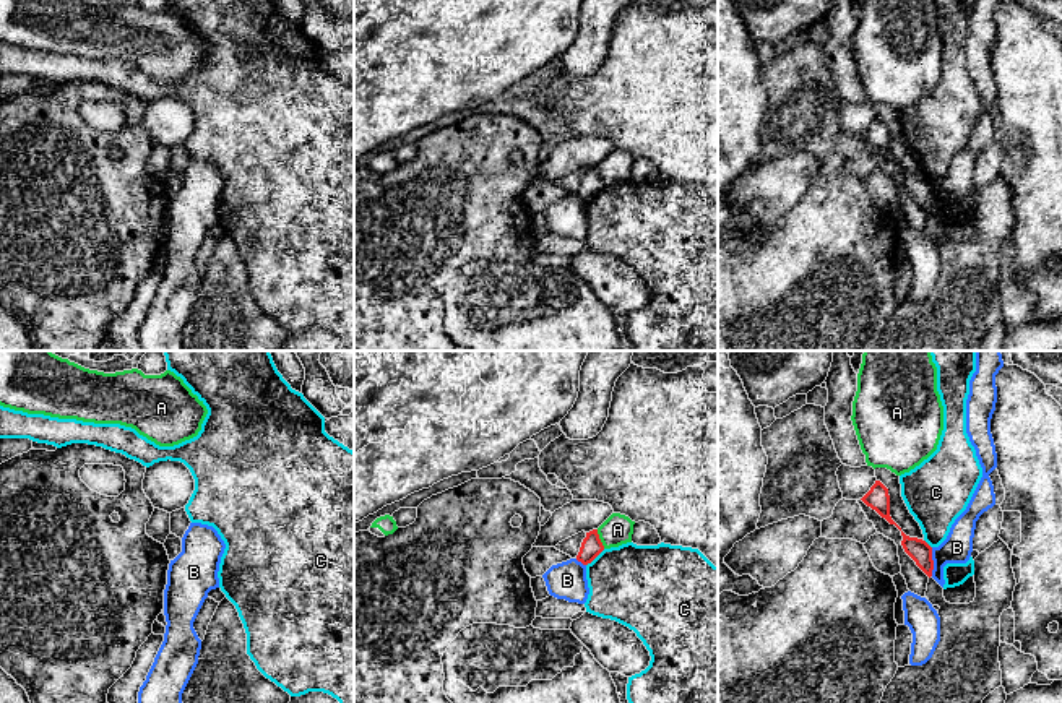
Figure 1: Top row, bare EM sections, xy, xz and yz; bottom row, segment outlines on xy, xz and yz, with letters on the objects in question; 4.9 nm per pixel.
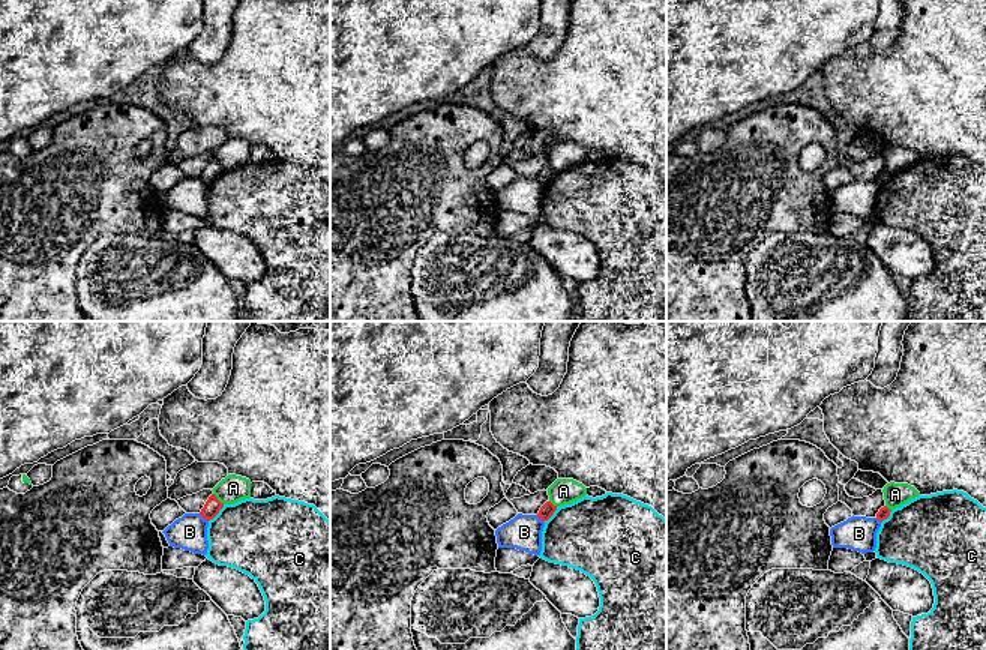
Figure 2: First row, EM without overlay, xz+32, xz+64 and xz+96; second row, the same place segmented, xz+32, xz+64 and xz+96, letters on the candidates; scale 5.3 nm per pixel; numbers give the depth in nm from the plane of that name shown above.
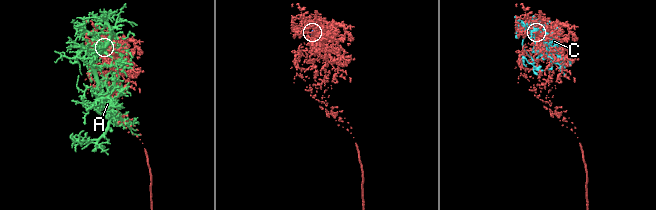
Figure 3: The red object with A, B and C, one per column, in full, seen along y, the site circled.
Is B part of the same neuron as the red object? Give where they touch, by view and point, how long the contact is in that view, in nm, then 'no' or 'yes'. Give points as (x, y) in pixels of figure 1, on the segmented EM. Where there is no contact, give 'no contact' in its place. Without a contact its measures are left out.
yz (932, 562) | 140 nm | no

